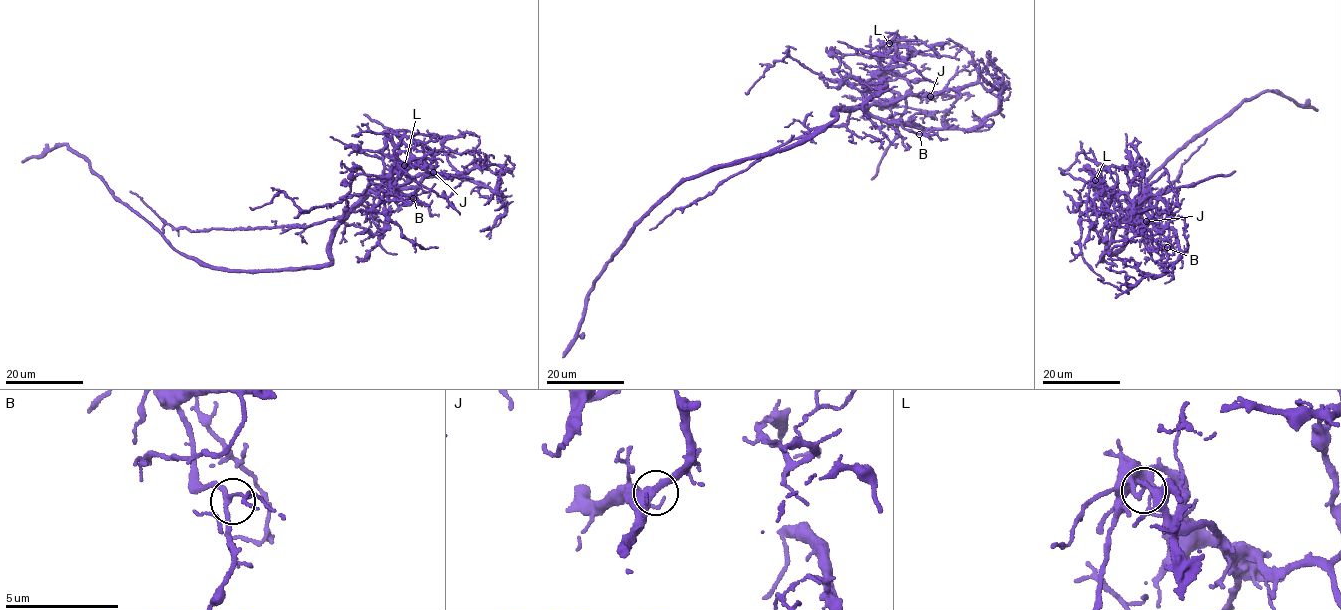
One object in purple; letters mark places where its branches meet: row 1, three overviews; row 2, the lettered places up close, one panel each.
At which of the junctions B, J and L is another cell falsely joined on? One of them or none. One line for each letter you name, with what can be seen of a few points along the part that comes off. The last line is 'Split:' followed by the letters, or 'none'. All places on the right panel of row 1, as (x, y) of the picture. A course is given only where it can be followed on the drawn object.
L: course (1095, 181), (1098, 177), (1115, 193), (1126, 194), (1133, 204), (1235, 171)
Split: L

